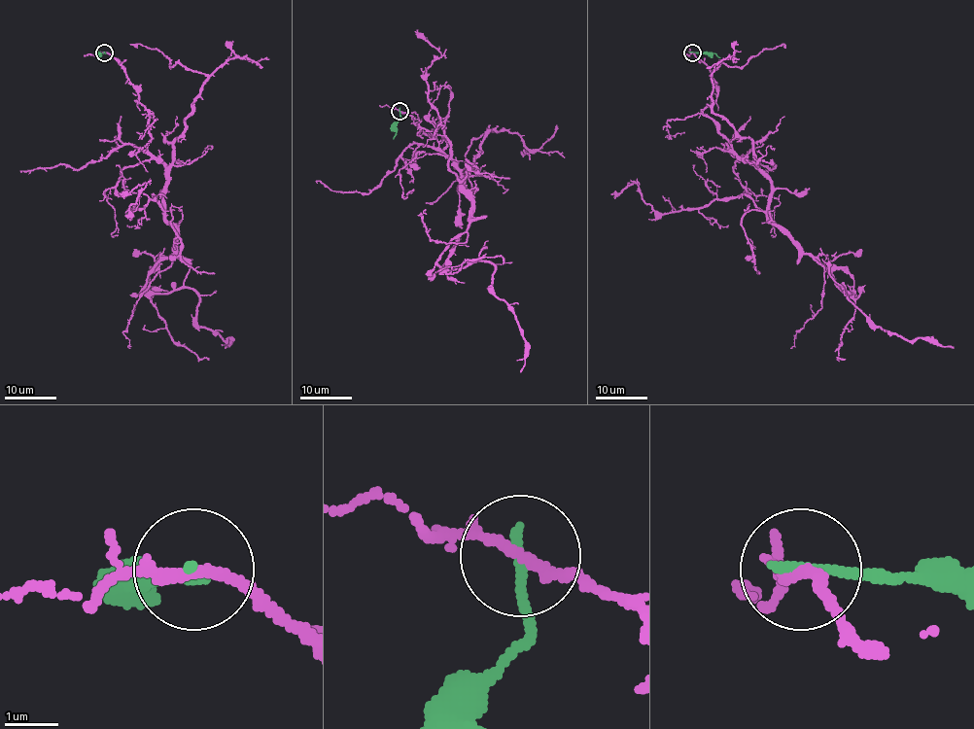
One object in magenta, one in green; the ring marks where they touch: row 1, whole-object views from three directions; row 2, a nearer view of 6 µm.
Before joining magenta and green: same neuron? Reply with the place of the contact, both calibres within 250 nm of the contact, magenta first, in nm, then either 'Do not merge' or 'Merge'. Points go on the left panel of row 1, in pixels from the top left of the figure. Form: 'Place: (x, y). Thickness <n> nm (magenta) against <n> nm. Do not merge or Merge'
Place: (104, 52). Thickness 190 nm (magenta) against 200 nm. Do not merge

